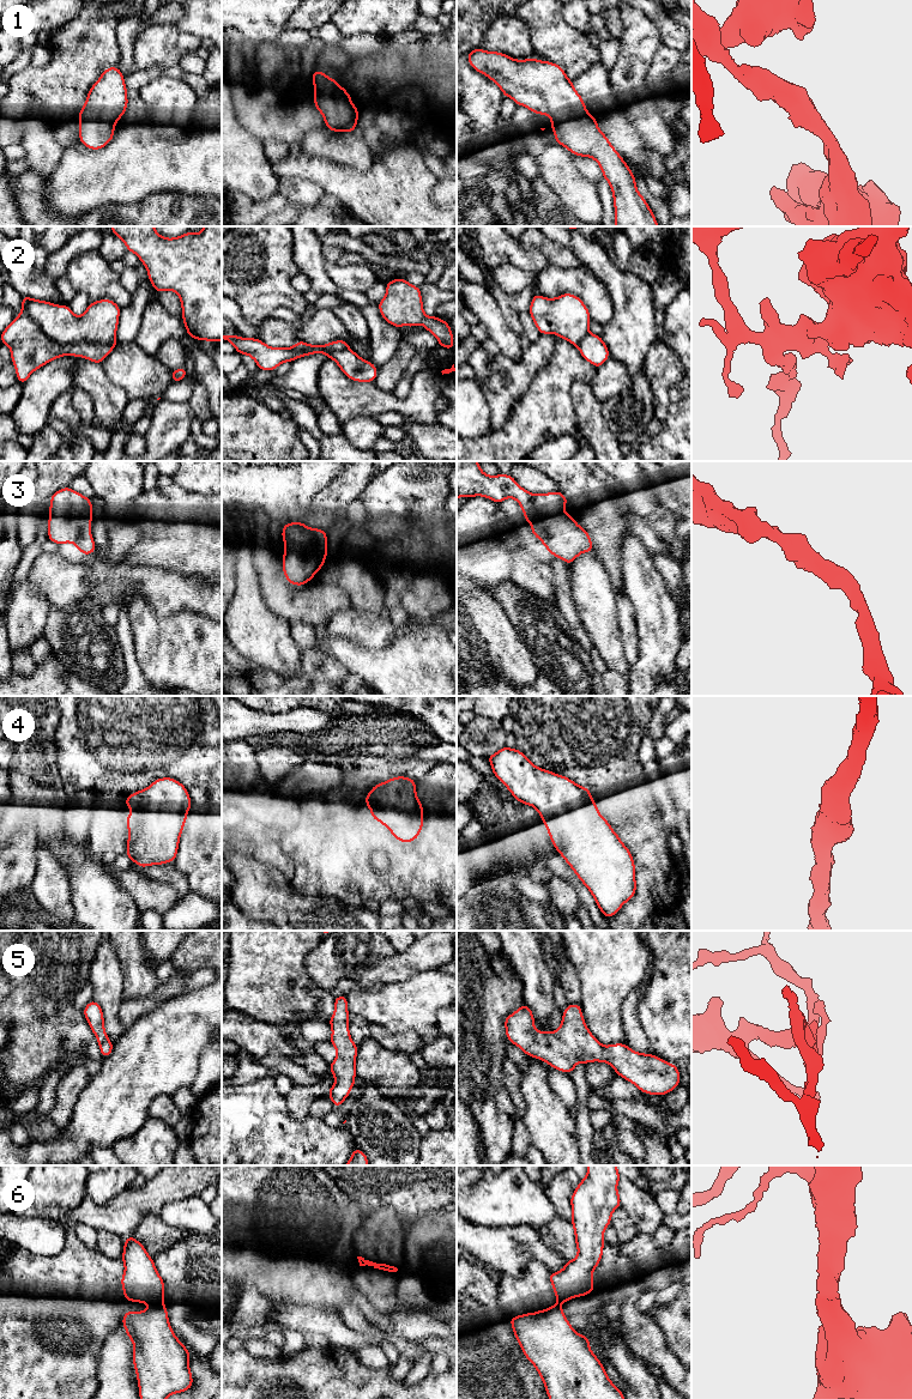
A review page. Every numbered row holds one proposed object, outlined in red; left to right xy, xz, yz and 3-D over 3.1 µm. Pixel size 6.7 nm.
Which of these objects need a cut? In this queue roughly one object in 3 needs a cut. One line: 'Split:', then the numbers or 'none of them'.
Split: 2, 6

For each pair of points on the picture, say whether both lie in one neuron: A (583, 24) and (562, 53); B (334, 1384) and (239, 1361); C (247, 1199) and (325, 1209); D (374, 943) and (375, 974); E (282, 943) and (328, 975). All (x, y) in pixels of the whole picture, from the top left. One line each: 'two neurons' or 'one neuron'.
A: two neurons
B: one neuron
C: one neuron
D: two neurons
E: two neurons

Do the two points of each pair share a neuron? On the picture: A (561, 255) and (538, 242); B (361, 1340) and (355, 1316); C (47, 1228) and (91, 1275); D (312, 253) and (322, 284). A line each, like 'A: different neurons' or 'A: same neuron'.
A: same neuron
B: different neurons
C: different neurons
D: same neuron

